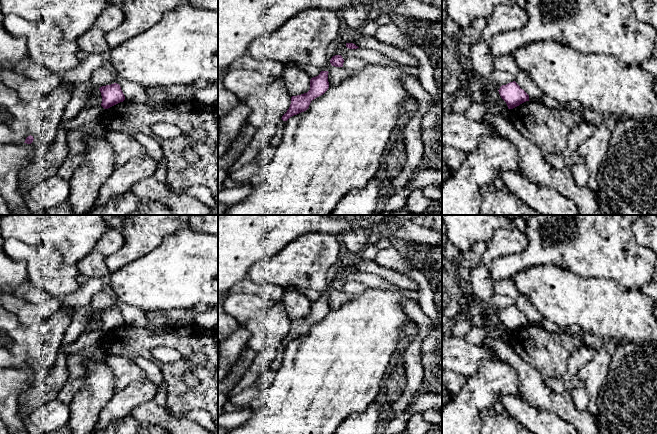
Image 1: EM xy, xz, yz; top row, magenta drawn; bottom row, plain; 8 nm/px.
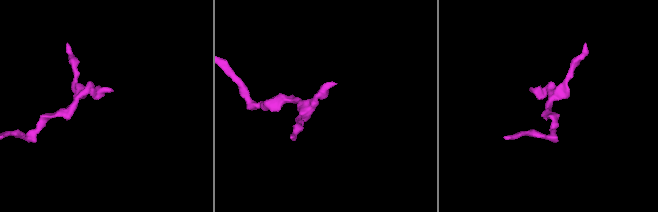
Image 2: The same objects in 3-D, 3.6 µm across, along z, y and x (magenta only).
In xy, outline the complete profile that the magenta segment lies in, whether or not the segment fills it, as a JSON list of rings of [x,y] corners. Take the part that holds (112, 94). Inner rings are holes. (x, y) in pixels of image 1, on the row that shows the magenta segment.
[[[114,83],[111,85],[102,86],[99,88],[102,96],[101,106],[108,109],[125,100],[125,96],[119,84]]]

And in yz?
[[[515,81],[502,85],[498,91],[501,98],[506,102],[508,109],[513,109],[529,101],[529,95]]]

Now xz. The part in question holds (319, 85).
[[[321,71],[316,77],[310,80],[310,90],[307,93],[292,96],[291,104],[287,112],[282,116],[283,121],[290,117],[306,111],[312,100],[323,95],[329,88],[328,71]]]

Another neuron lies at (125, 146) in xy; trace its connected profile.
[[[107,130],[105,139],[114,151],[116,167],[125,165],[133,158],[148,155],[146,149],[129,133]]]

